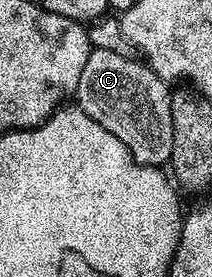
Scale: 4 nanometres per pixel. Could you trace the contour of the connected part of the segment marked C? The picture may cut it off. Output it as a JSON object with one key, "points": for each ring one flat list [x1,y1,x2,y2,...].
{"points":[[109,49,89,50,86,65,76,82,75,106,80,107,102,129,106,129,126,145,137,163,164,165,169,162,169,136,162,115,156,112,156,90,162,86,160,76,143,62,135,63]]}

